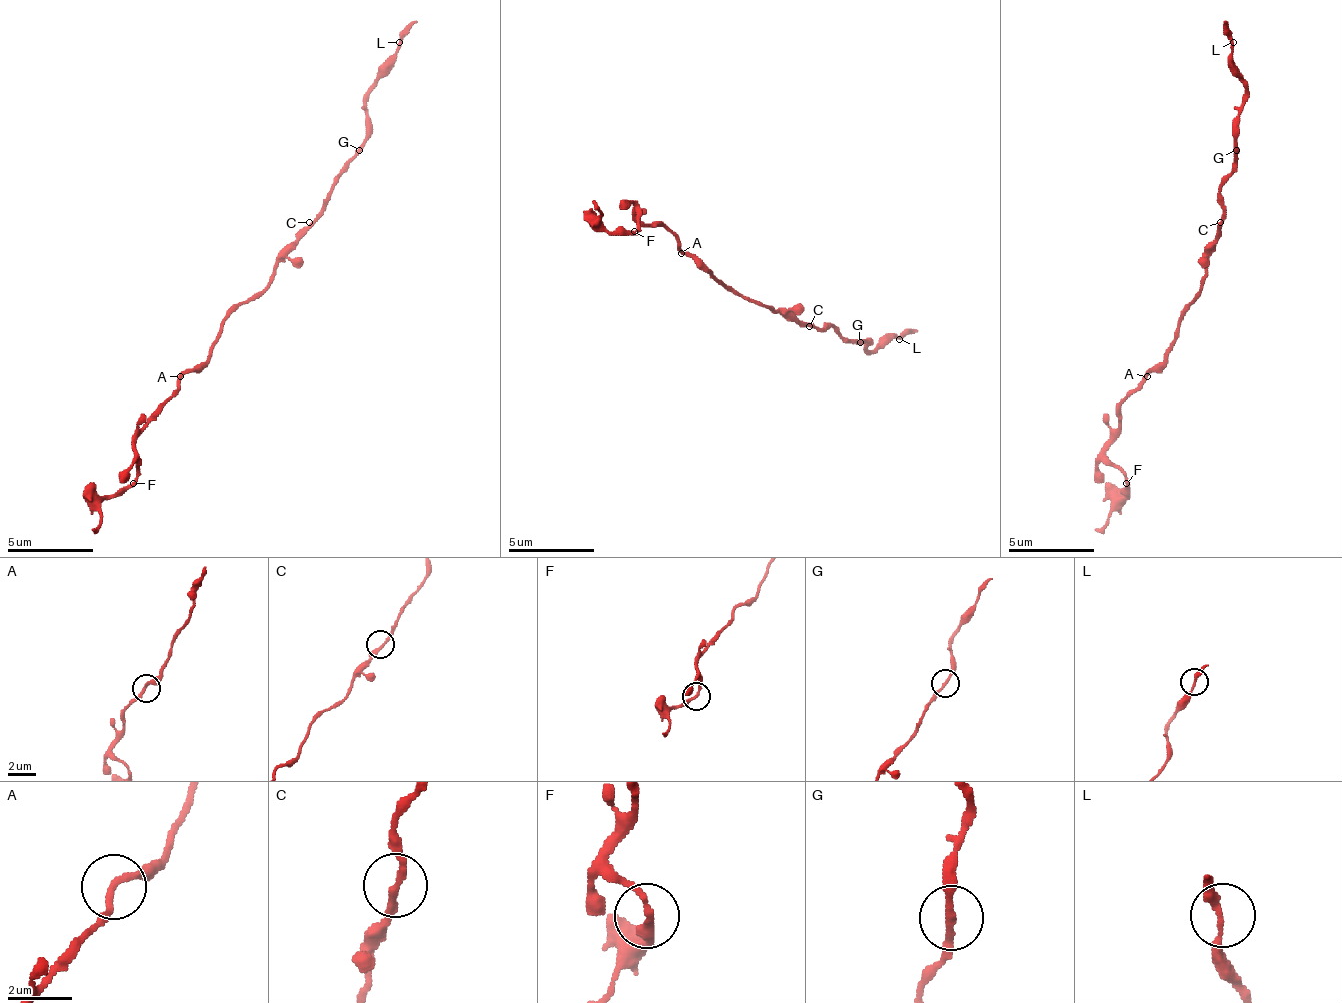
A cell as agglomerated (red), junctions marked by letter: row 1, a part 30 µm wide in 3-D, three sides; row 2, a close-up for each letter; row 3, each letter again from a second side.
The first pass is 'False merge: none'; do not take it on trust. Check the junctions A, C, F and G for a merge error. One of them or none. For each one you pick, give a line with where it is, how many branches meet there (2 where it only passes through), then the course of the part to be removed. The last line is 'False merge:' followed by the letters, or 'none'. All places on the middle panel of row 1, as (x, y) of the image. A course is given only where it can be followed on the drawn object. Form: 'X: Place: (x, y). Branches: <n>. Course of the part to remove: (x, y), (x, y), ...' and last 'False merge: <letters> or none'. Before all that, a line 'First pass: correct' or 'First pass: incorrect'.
First pass: correct
False merge: none

